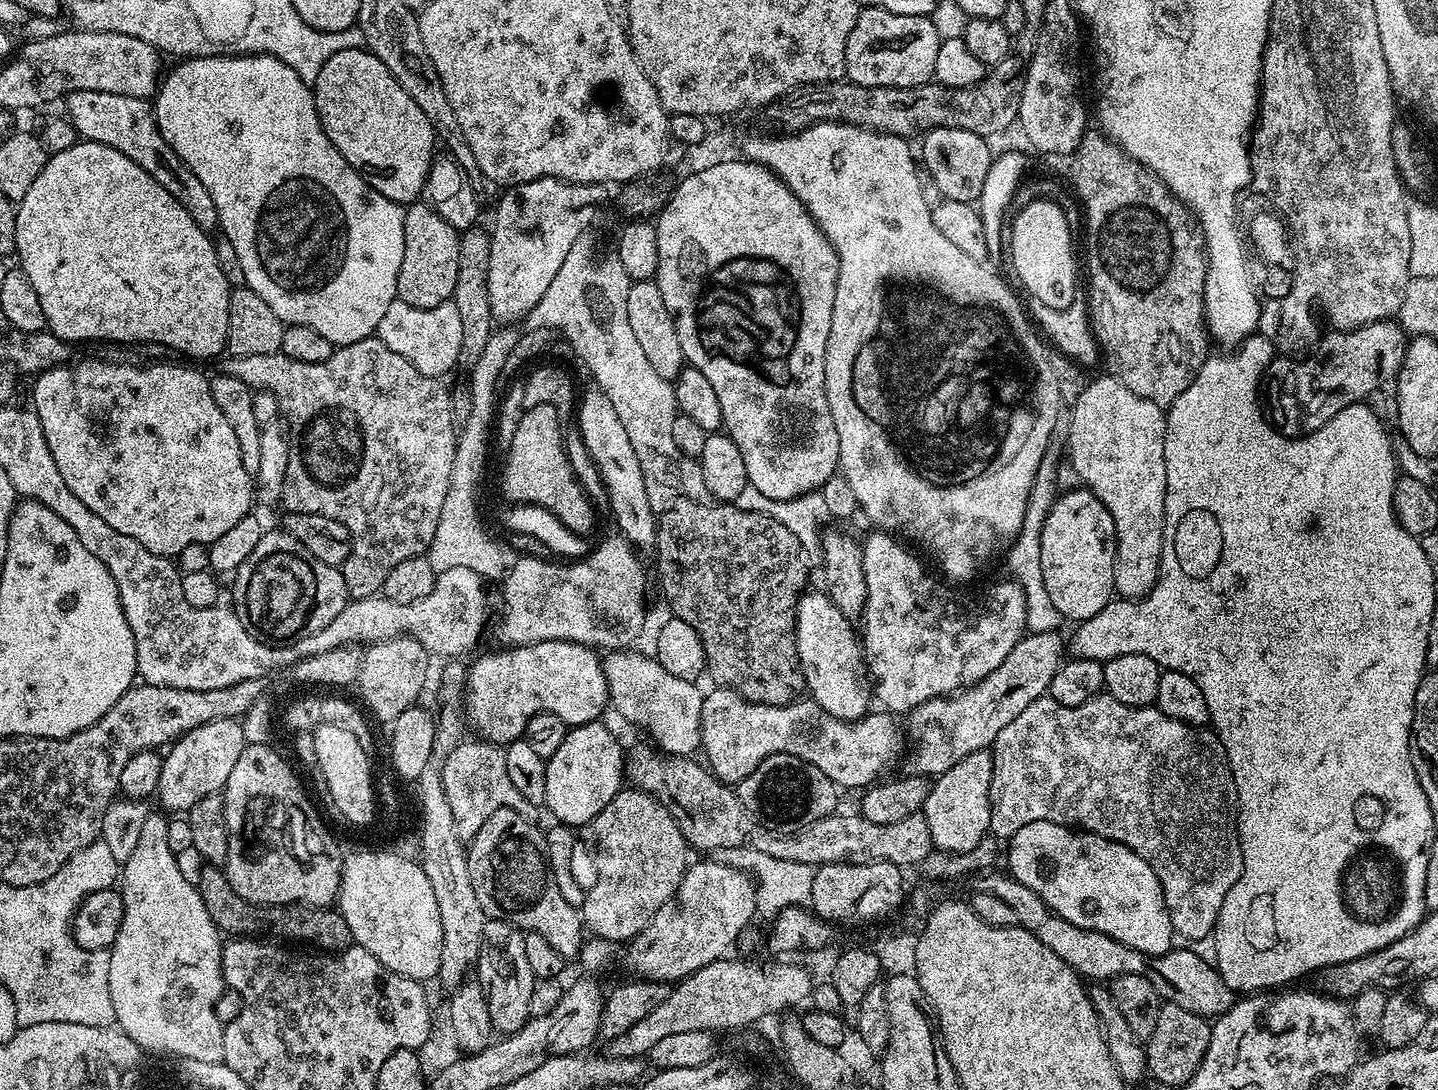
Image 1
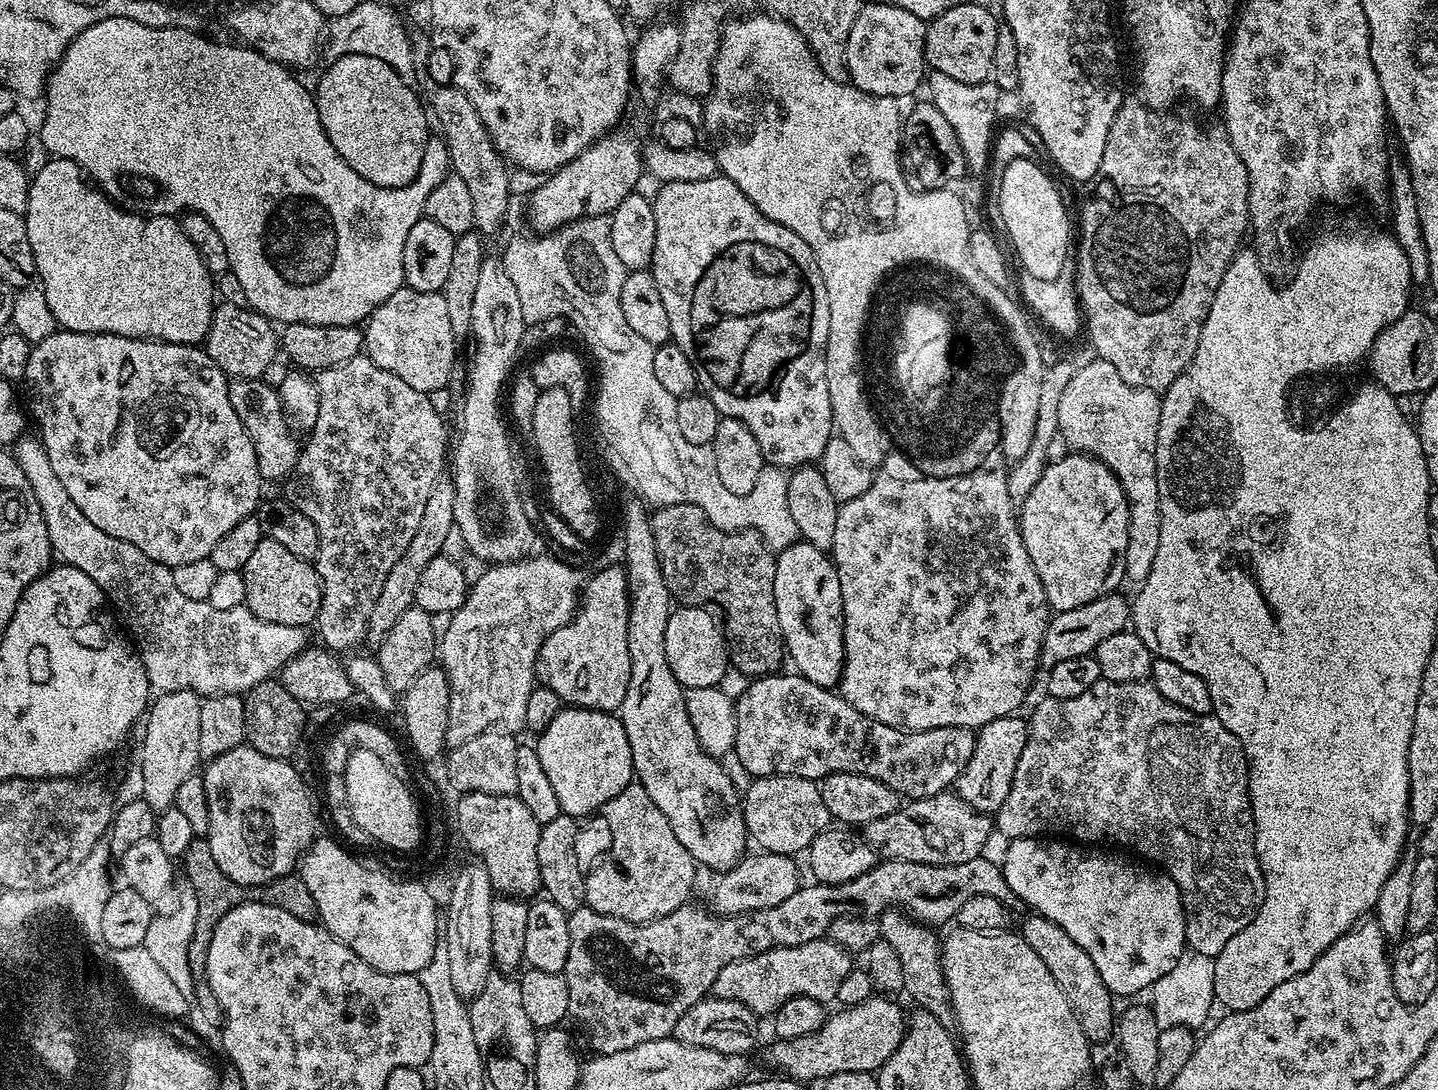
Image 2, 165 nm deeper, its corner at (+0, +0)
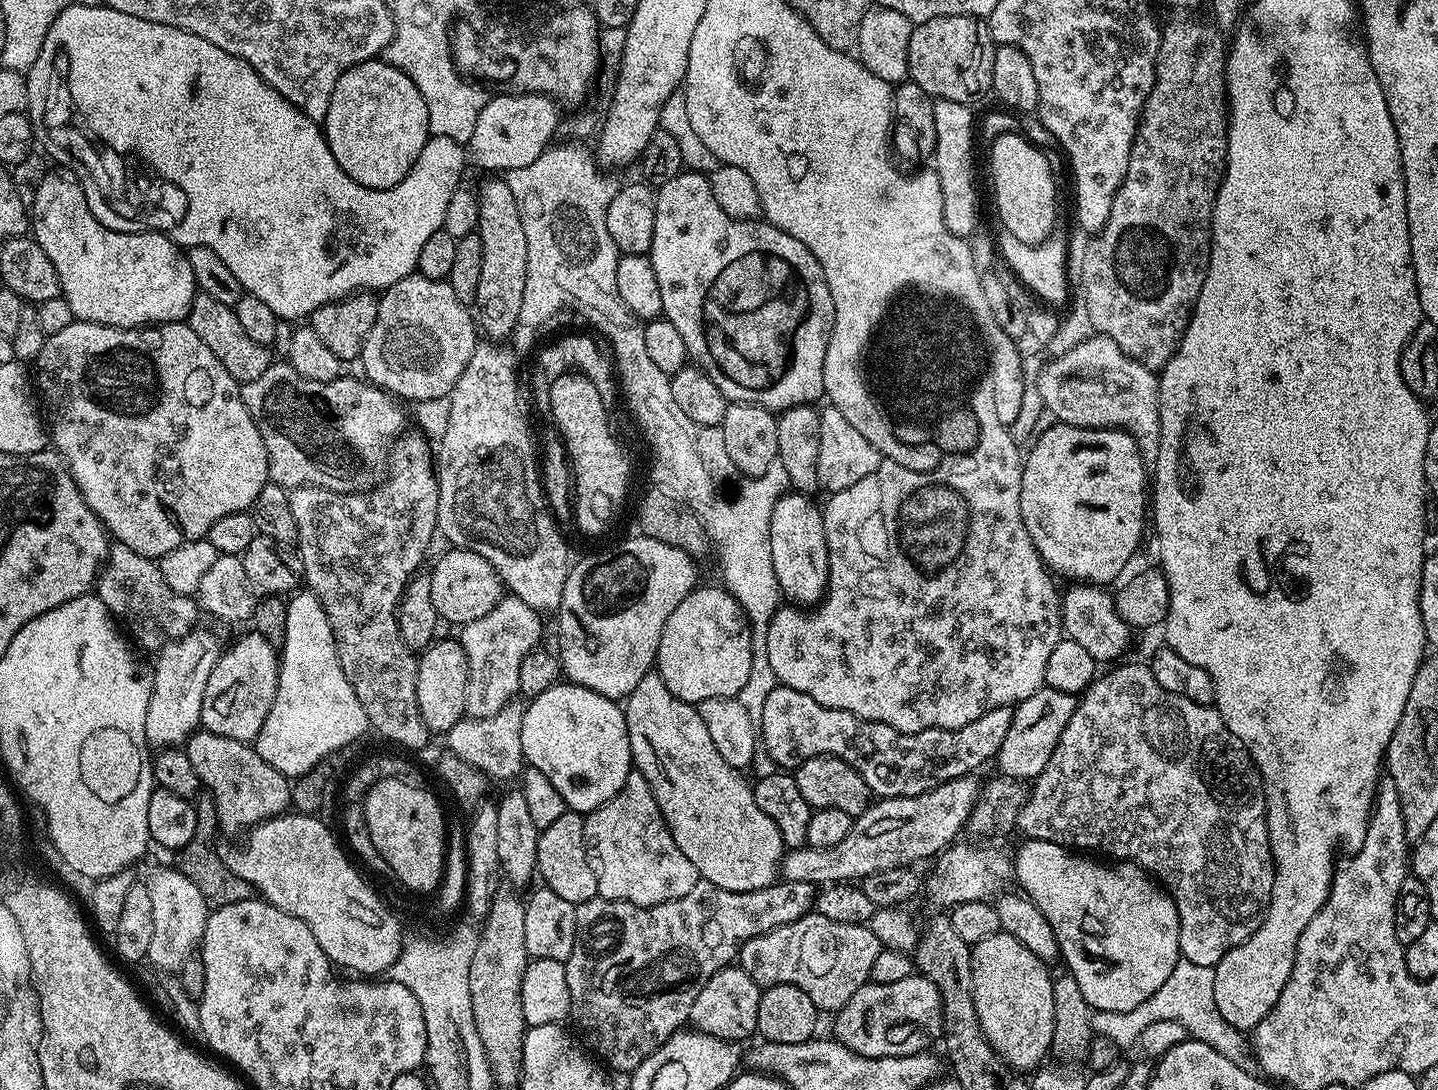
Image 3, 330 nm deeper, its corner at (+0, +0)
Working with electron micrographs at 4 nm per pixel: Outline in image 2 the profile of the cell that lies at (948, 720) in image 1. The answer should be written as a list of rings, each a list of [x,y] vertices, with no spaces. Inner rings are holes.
[[[1114,591],[1094,602],[1086,602],[1086,606],[1055,613],[1049,619],[1048,629],[1040,647],[1040,664],[1045,669],[1050,669],[1058,662],[1066,662],[1066,658],[1091,656],[1099,644],[1110,638],[1110,634],[1125,631],[1130,624],[1130,600],[1127,595],[1120,595],[1119,591]]]

